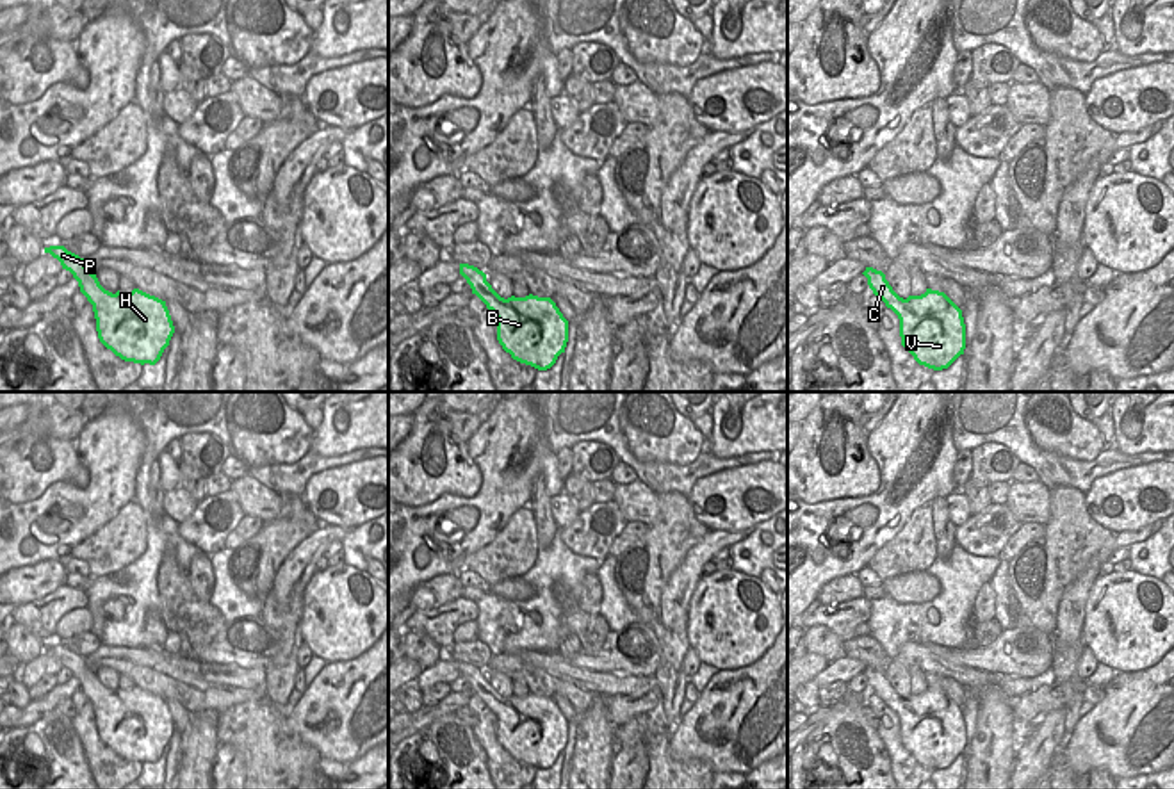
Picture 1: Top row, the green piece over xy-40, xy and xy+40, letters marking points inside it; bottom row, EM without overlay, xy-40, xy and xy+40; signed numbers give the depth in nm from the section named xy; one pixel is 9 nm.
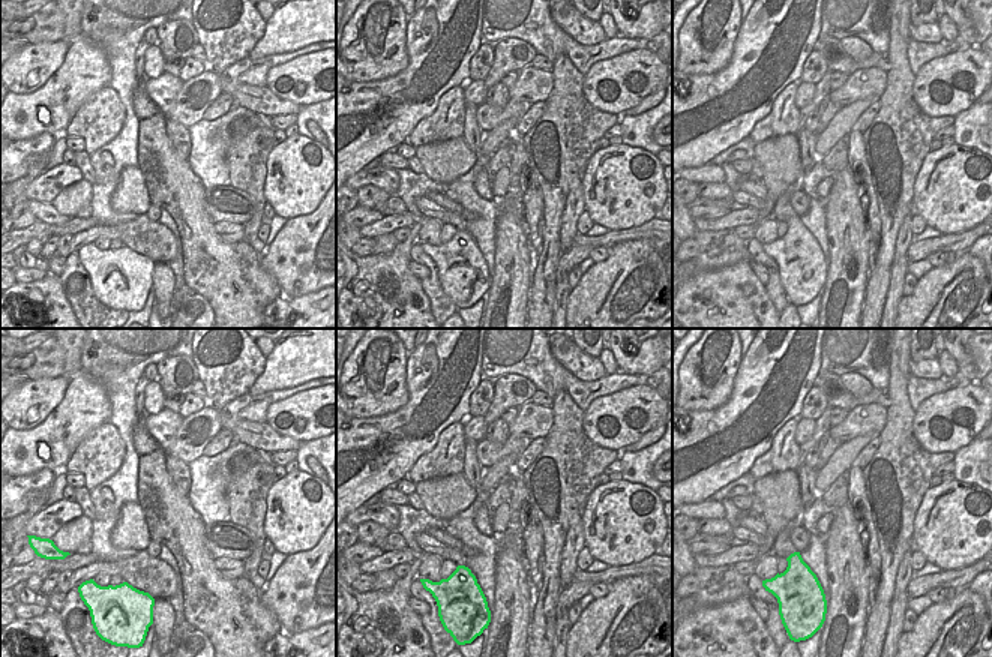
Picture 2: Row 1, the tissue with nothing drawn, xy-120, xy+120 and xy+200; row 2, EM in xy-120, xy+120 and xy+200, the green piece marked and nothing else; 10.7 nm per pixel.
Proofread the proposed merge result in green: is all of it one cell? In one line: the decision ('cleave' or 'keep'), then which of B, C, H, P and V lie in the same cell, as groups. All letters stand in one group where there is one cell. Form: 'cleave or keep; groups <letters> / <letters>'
keep; groups B C H P V

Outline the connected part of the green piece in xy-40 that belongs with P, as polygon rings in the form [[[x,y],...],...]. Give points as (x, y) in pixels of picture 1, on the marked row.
[[[64,246],[45,248],[62,269],[78,281],[80,292],[93,305],[100,342],[125,362],[155,365],[175,333],[166,301],[139,289],[105,290],[84,258]]]

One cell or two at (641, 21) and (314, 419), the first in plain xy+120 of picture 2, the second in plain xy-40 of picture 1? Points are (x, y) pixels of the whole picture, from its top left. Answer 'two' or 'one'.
two

